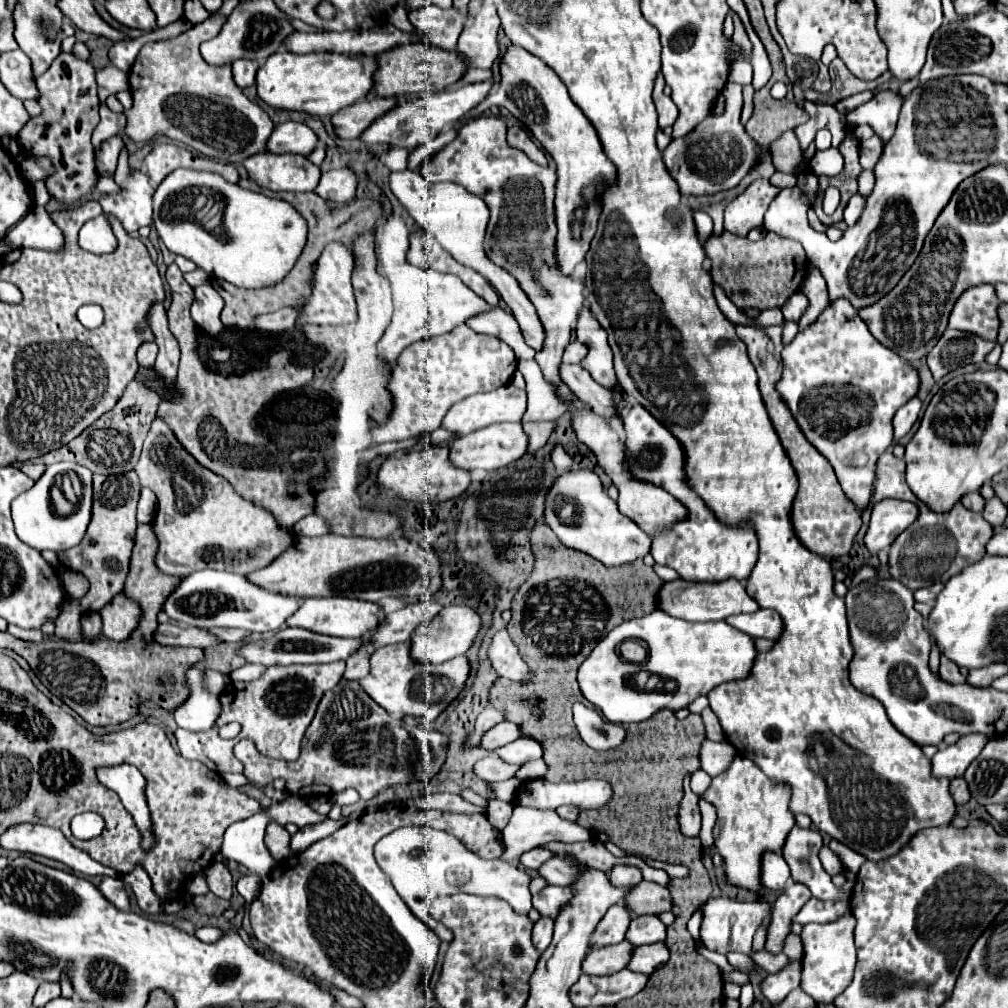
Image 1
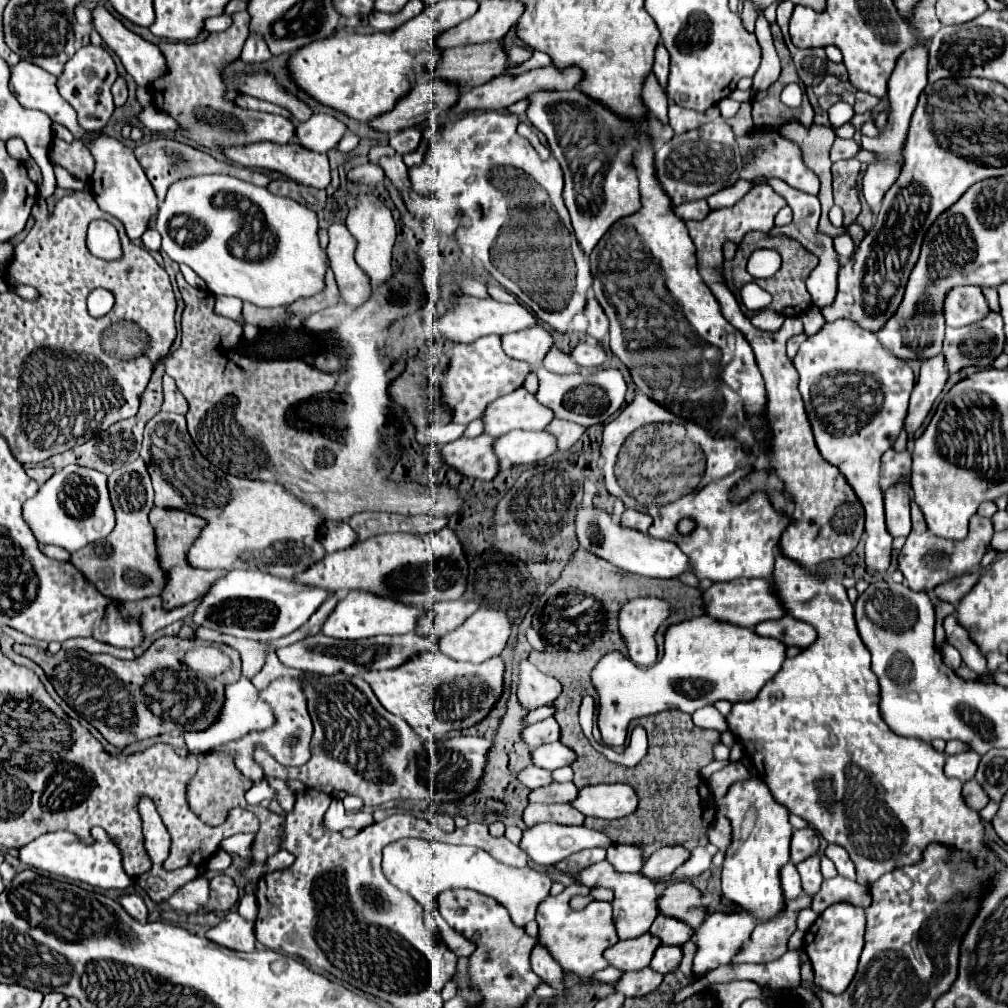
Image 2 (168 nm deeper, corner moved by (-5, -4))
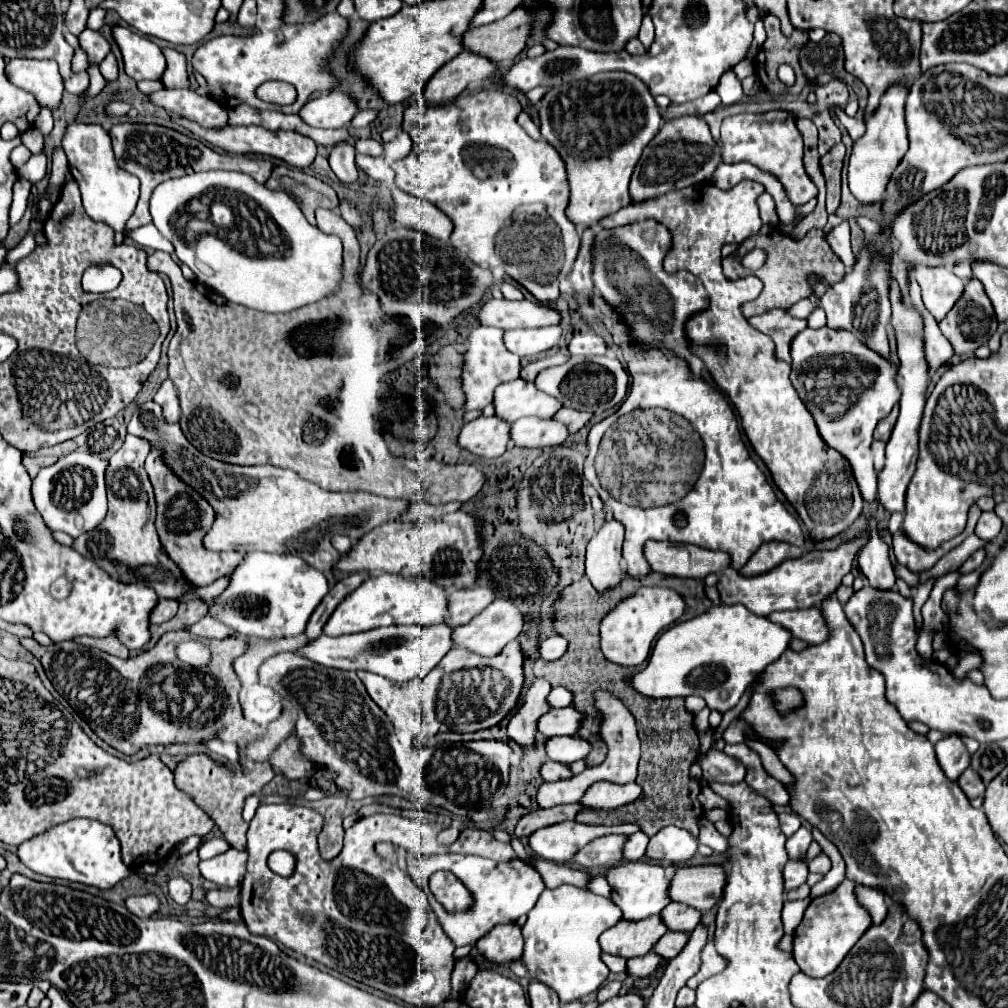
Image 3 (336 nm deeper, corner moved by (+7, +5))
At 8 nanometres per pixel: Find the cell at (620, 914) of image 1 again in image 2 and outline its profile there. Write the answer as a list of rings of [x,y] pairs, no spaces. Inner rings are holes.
[[[604,860],[596,862],[596,866],[588,866],[588,870],[580,870],[580,874],[572,876],[578,884],[584,886],[612,886],[614,888],[614,900],[612,901],[614,925],[616,934],[620,940],[636,938],[648,932],[650,924],[658,916],[658,906],[656,906],[656,886],[650,878],[644,878],[642,874],[618,874],[614,868]]]

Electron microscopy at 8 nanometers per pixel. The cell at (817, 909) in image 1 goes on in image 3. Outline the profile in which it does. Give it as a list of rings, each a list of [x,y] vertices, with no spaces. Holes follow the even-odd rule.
[[[710,941],[710,943],[706,943],[706,947],[702,949],[702,963],[700,963],[700,971],[692,977],[692,979],[688,979],[688,987],[690,989],[696,989],[704,979],[708,979],[708,977],[712,977],[712,975],[716,975],[716,973],[720,973],[722,969],[724,969],[724,965],[726,965],[726,961],[716,953],[716,949],[714,949],[714,943]]]

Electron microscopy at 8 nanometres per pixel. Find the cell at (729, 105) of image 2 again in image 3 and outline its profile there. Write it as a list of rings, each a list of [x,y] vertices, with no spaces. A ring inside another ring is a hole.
[[[732,69],[728,73],[724,73],[724,77],[720,79],[720,83],[716,87],[716,93],[720,93],[720,99],[722,99],[724,105],[732,105],[732,103],[744,101],[740,79],[736,77],[736,73]]]

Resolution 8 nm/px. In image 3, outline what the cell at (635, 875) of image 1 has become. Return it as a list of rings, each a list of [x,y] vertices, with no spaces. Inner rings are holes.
[[[662,827],[654,837],[650,837],[646,855],[660,863],[684,863],[696,855],[698,839],[680,827]]]

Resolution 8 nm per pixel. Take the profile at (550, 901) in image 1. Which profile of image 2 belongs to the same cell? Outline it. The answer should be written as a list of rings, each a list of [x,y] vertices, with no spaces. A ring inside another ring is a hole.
[[[566,886],[558,896],[548,896],[540,902],[536,912],[536,922],[540,926],[538,942],[544,944],[550,954],[560,962],[564,972],[576,972],[584,980],[588,980],[596,970],[608,966],[602,952],[618,942],[614,920],[612,920],[612,904],[604,900],[592,900],[586,908],[574,910],[570,906],[572,896],[590,896],[590,888],[586,886]]]

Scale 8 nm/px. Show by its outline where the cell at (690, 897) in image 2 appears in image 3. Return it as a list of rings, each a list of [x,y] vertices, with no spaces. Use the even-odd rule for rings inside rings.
[[[690,865],[680,867],[672,879],[670,895],[674,901],[710,911],[726,885],[726,869],[722,865]]]

